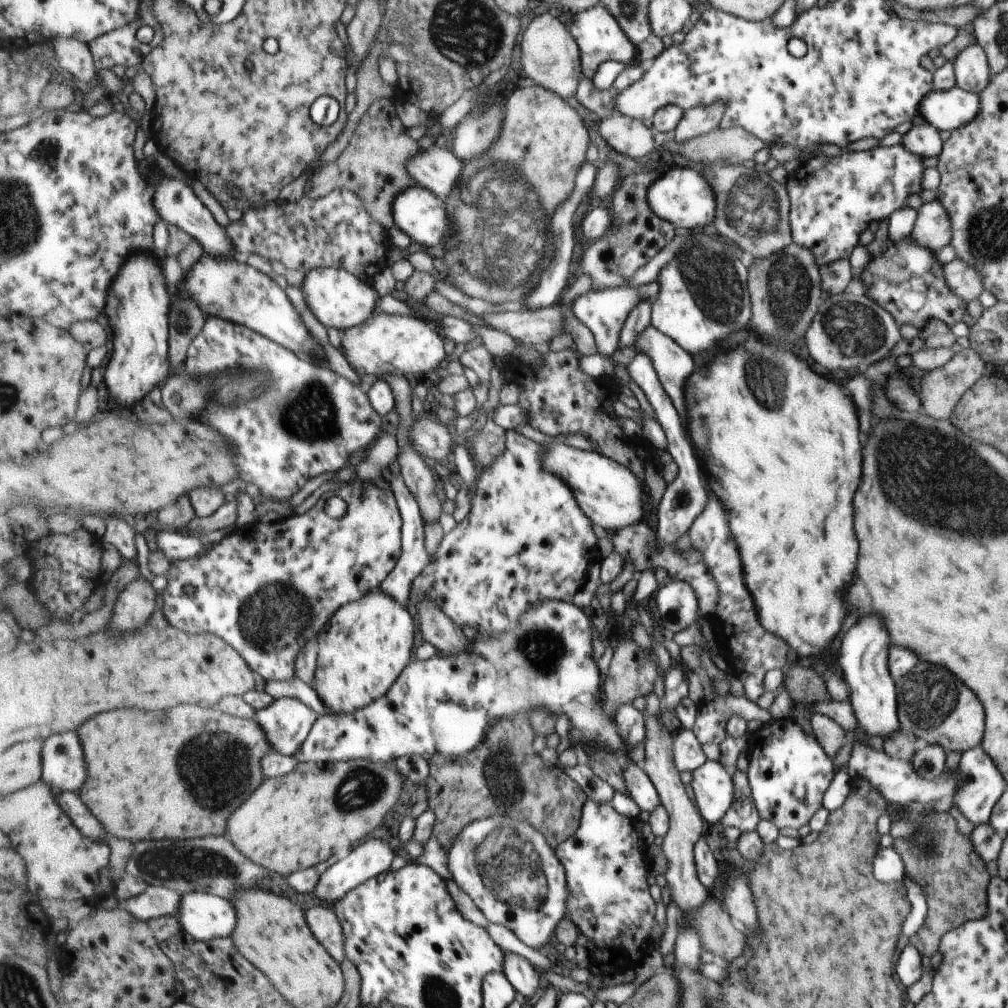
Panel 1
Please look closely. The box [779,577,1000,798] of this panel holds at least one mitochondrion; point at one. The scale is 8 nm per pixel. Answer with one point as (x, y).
(924, 696)

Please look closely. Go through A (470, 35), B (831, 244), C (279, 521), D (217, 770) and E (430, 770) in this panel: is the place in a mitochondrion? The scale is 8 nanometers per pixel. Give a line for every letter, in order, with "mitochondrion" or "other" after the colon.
A: mitochondrion
B: other
C: other
D: mitochondrion
E: other

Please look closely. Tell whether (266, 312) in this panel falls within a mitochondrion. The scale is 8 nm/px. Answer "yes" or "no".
no

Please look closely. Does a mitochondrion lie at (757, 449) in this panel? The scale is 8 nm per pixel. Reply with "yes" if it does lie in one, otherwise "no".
no

